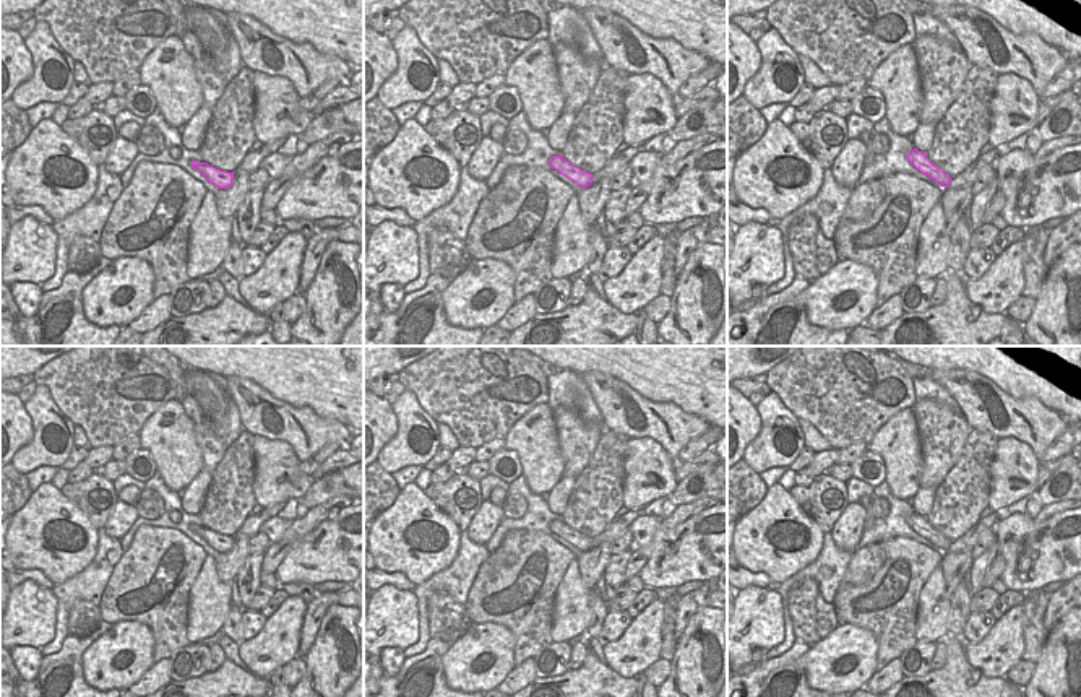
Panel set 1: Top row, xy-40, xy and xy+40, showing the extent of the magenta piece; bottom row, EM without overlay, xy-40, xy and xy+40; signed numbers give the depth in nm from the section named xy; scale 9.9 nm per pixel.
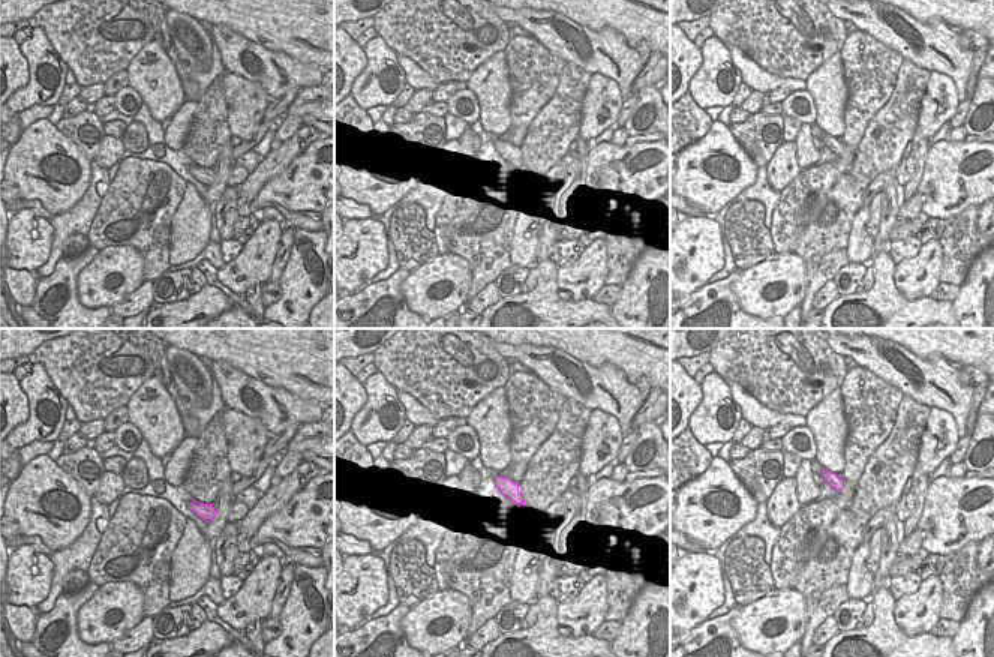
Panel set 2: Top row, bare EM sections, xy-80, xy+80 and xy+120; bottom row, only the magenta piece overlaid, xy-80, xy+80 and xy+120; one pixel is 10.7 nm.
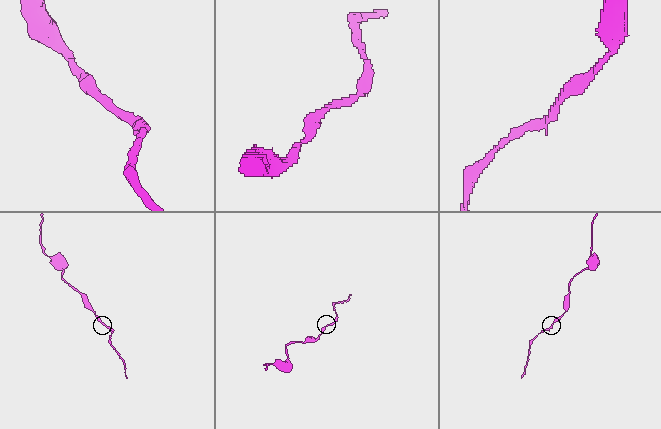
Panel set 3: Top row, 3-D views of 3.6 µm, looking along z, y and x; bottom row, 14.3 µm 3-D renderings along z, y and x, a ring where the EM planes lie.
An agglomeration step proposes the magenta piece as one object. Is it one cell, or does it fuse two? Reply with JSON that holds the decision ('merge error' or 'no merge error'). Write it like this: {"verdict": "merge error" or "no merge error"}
{"verdict": "no merge error"}

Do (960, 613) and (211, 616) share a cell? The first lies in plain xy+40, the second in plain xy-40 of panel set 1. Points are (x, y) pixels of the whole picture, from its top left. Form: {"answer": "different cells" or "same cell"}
{"answer": "different cells"}

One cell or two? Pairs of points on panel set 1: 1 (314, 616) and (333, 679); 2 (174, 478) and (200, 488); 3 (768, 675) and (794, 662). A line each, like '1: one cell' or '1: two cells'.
1: two cells
2: two cells
3: one cell

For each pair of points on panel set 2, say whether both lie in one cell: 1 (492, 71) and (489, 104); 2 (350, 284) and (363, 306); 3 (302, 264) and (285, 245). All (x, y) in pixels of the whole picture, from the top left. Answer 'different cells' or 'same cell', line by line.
1: same cell
2: different cells
3: different cells

